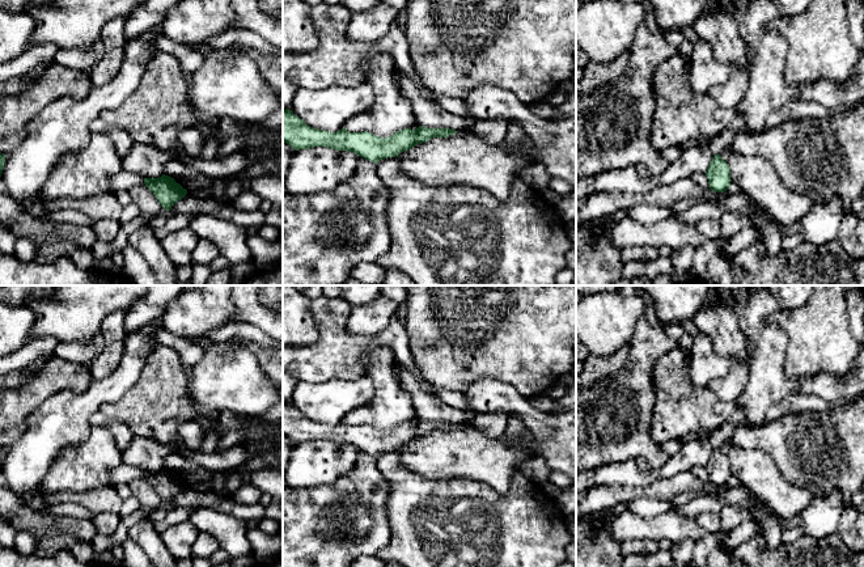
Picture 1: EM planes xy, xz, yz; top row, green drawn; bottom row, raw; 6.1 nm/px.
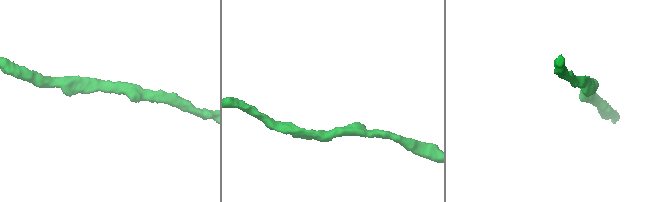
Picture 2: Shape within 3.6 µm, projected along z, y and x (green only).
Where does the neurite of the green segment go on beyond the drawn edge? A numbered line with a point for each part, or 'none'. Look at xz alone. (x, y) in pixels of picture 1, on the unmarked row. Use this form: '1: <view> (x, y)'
none

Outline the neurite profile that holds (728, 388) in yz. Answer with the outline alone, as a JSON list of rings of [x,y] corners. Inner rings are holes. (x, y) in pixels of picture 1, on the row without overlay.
[[[736,361],[724,377],[712,380],[708,388],[719,399],[737,402],[747,378],[749,365]]]

